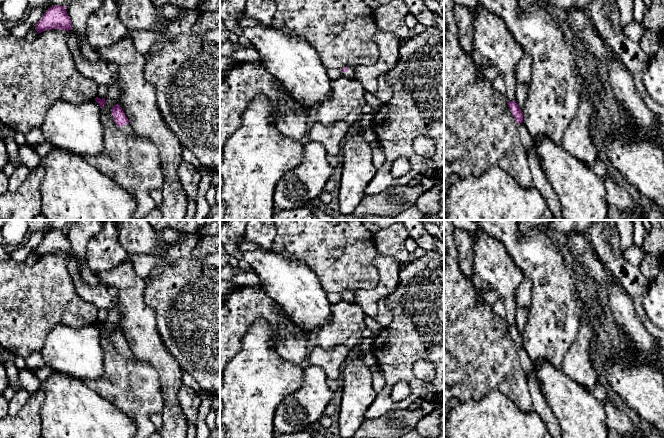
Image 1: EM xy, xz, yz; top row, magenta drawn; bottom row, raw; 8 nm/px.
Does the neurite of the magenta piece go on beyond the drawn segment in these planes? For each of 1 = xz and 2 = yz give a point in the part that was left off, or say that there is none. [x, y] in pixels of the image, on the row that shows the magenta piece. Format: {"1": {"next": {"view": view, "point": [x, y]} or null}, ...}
{"1": {"next": {"view": "xz", "point": [350, 72]}}, "2": {"next": null}}

